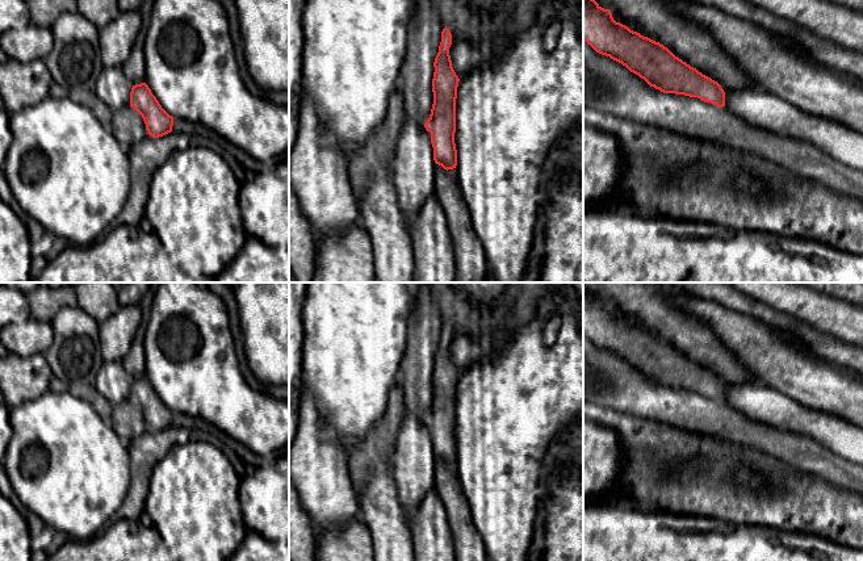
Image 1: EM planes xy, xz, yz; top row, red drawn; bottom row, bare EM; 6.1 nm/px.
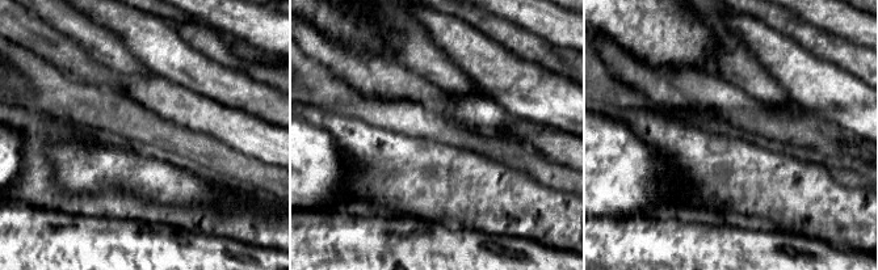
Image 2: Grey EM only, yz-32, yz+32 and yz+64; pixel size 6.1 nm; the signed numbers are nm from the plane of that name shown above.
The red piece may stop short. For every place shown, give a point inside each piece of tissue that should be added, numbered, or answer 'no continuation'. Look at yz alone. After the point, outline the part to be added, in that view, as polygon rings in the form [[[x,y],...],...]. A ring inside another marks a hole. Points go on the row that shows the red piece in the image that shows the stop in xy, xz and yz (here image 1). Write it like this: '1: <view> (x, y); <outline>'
no continuation

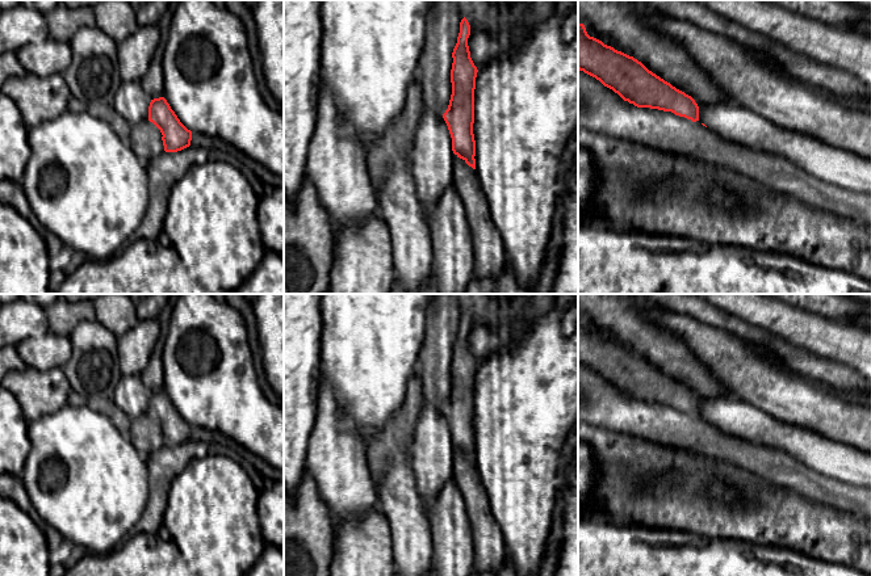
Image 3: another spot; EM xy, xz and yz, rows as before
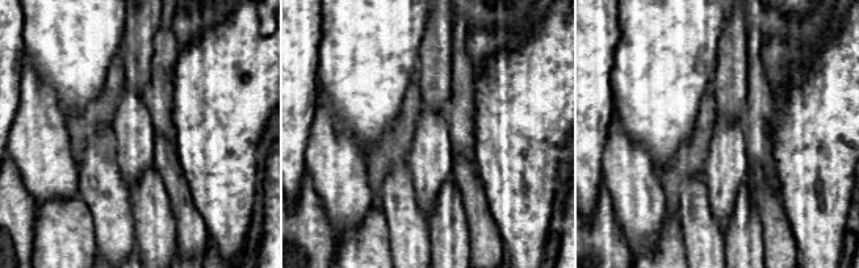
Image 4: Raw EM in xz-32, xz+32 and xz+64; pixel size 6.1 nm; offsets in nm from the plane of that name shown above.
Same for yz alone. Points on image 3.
no continuation

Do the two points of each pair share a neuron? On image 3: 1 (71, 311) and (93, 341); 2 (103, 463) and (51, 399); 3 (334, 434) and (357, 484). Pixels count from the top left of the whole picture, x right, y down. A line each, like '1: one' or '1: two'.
1: two
2: two
3: one

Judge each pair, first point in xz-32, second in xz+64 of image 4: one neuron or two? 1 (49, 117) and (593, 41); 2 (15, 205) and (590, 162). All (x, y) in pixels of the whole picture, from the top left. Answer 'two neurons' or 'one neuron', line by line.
1: two neurons
2: two neurons

